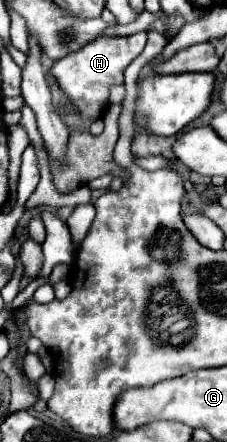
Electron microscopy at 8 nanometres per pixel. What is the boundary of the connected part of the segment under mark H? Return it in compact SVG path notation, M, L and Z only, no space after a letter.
M134 33L128 37L100 37L92 43L88 43L82 51L76 51L72 55L66 55L64 59L56 61L50 69L54 79L58 81L64 95L70 99L72 105L76 105L78 113L86 119L90 117L102 117L108 107L108 95L112 85L124 83L124 69L130 65L130 61L142 53L146 47L146 33Z

